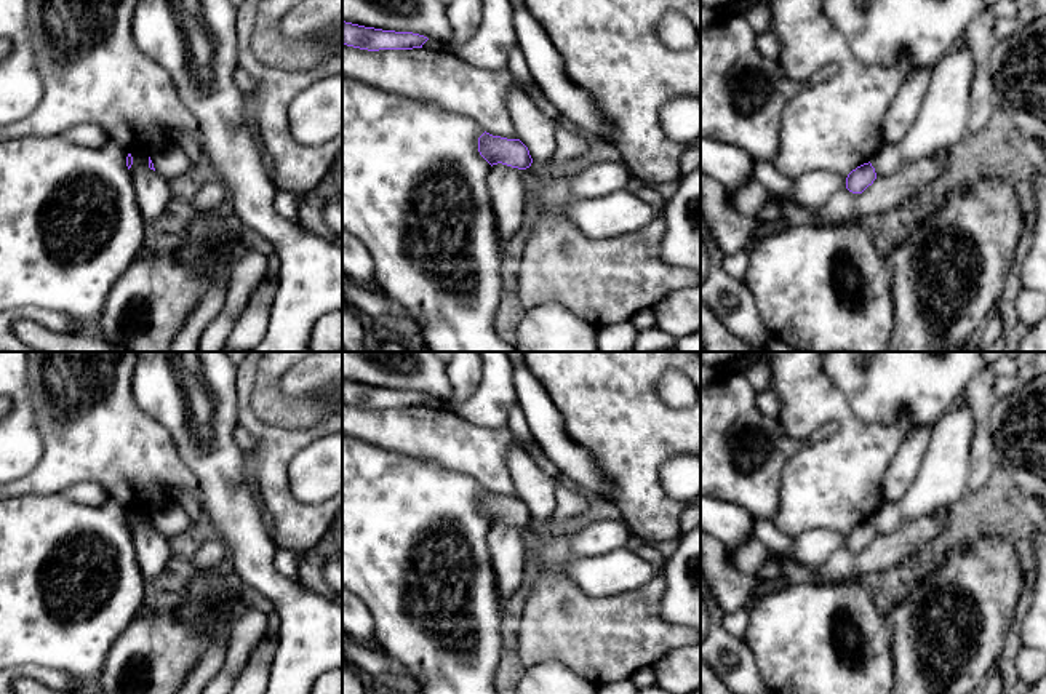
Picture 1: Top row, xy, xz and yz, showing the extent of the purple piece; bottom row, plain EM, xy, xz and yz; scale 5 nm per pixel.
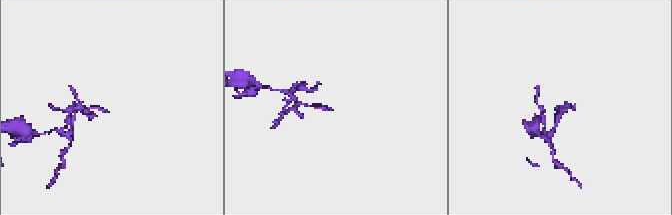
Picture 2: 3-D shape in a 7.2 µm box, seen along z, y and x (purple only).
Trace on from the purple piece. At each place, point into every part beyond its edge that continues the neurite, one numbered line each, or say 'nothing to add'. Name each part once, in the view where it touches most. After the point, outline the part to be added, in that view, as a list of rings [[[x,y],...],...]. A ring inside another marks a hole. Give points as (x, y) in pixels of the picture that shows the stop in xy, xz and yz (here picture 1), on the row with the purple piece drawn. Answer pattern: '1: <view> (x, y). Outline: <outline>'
nothing to add

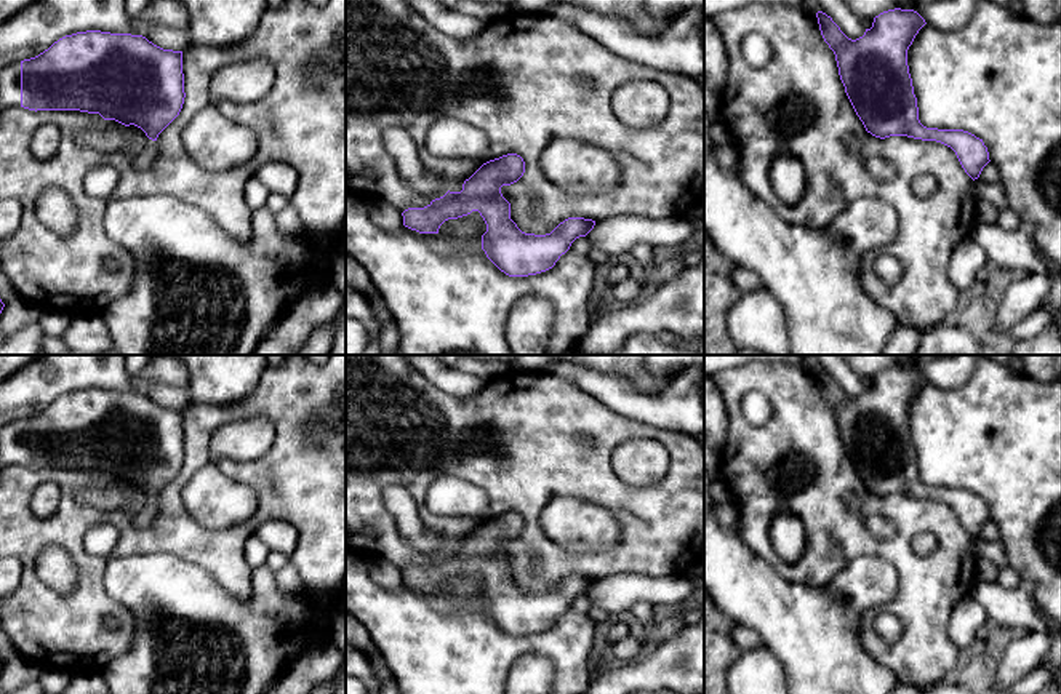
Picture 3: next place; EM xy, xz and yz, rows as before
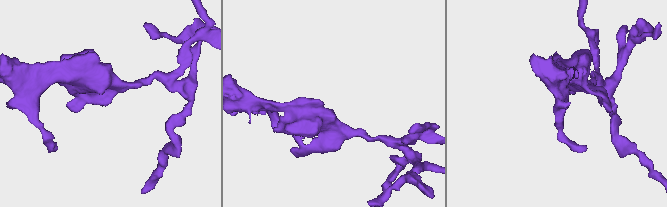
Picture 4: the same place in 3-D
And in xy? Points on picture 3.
1: xy (10, 75). Outline: [[[21,61],[0,70],[0,110],[21,107]]]
2: xy (149, 154). Outline: [[[149,139],[142,154],[131,160],[130,165],[138,170],[147,170],[155,162],[157,155],[158,155],[157,141]]]

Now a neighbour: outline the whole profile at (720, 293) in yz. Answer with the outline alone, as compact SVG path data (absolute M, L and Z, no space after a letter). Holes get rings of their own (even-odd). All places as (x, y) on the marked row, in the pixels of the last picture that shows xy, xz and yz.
M704 232L704 355L738 353L727 328L727 313L741 296L733 267Z

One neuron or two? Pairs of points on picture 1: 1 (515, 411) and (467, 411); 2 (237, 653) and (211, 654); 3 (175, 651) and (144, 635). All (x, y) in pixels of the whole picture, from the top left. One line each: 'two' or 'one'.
1: two
2: two
3: one

